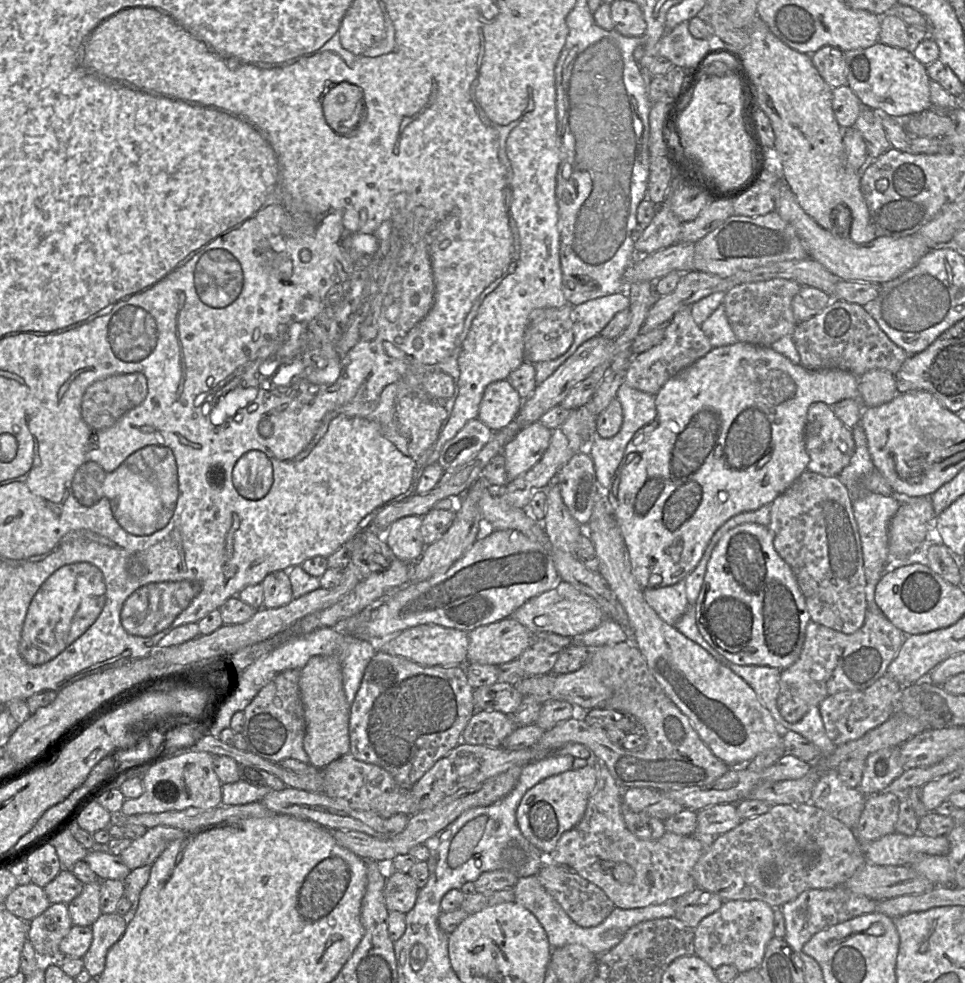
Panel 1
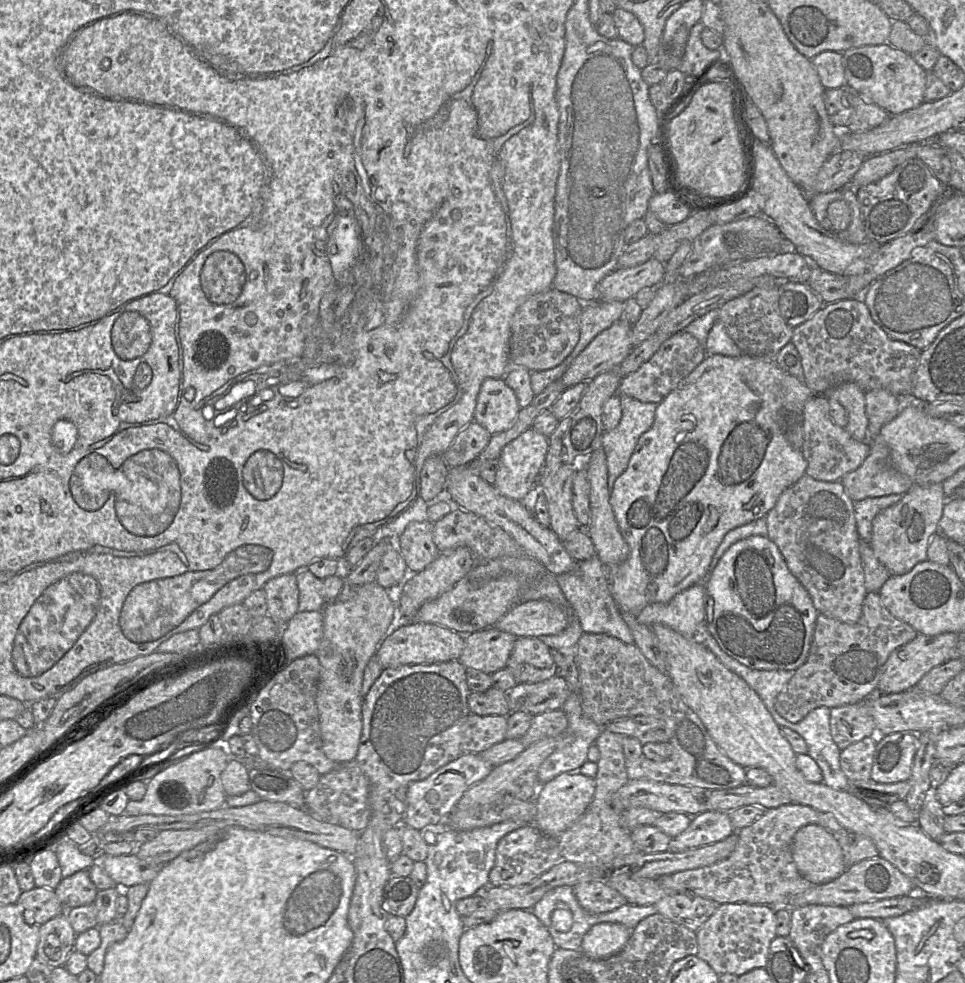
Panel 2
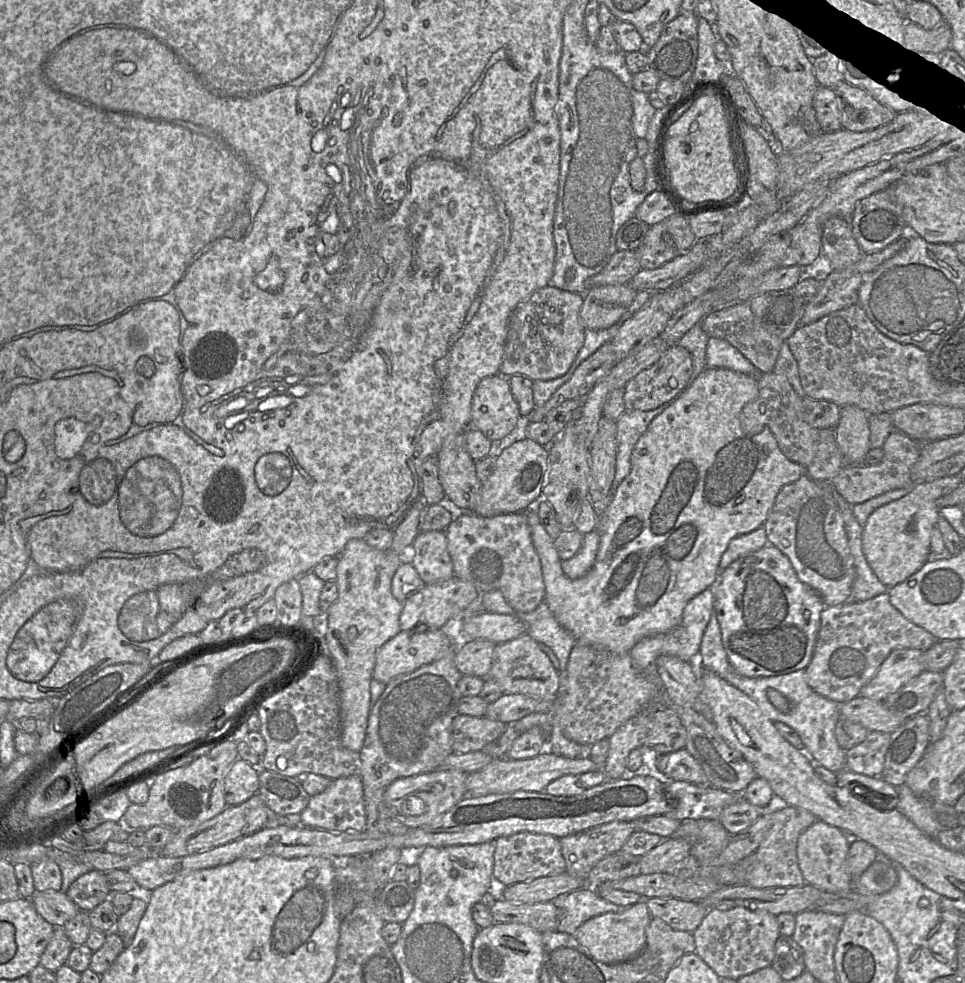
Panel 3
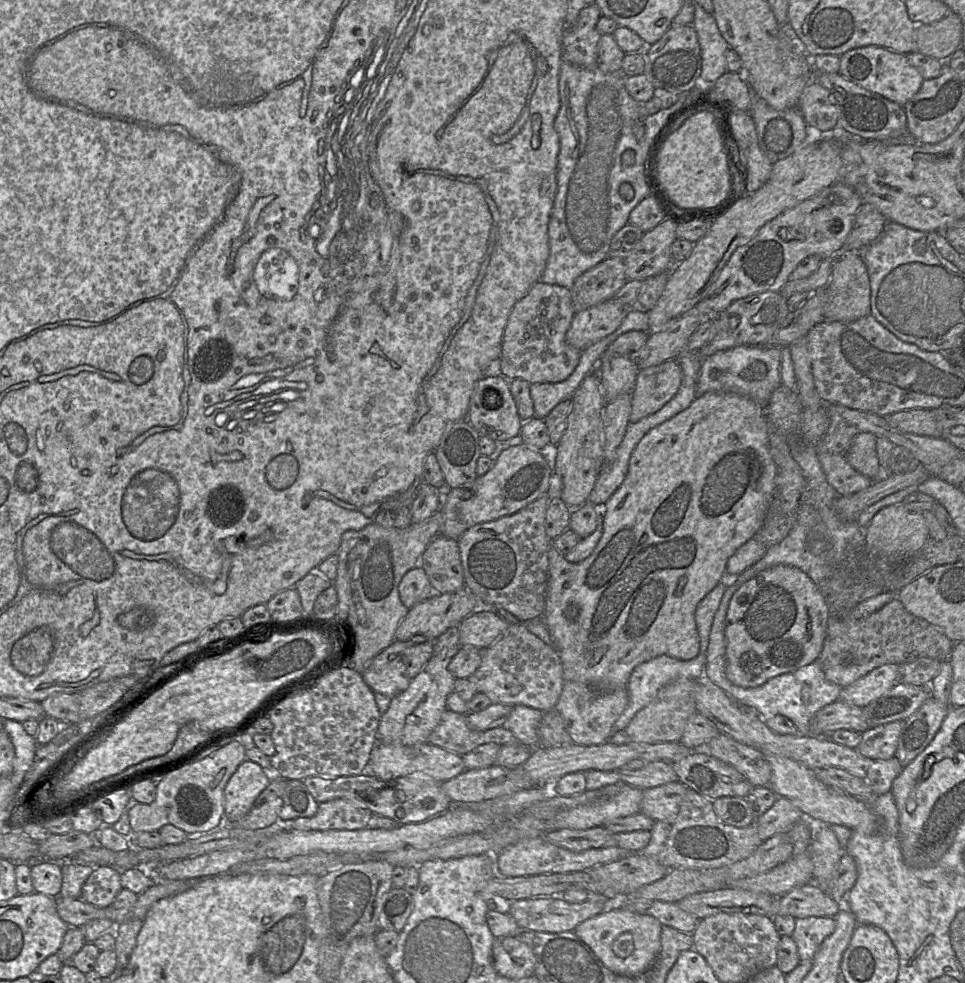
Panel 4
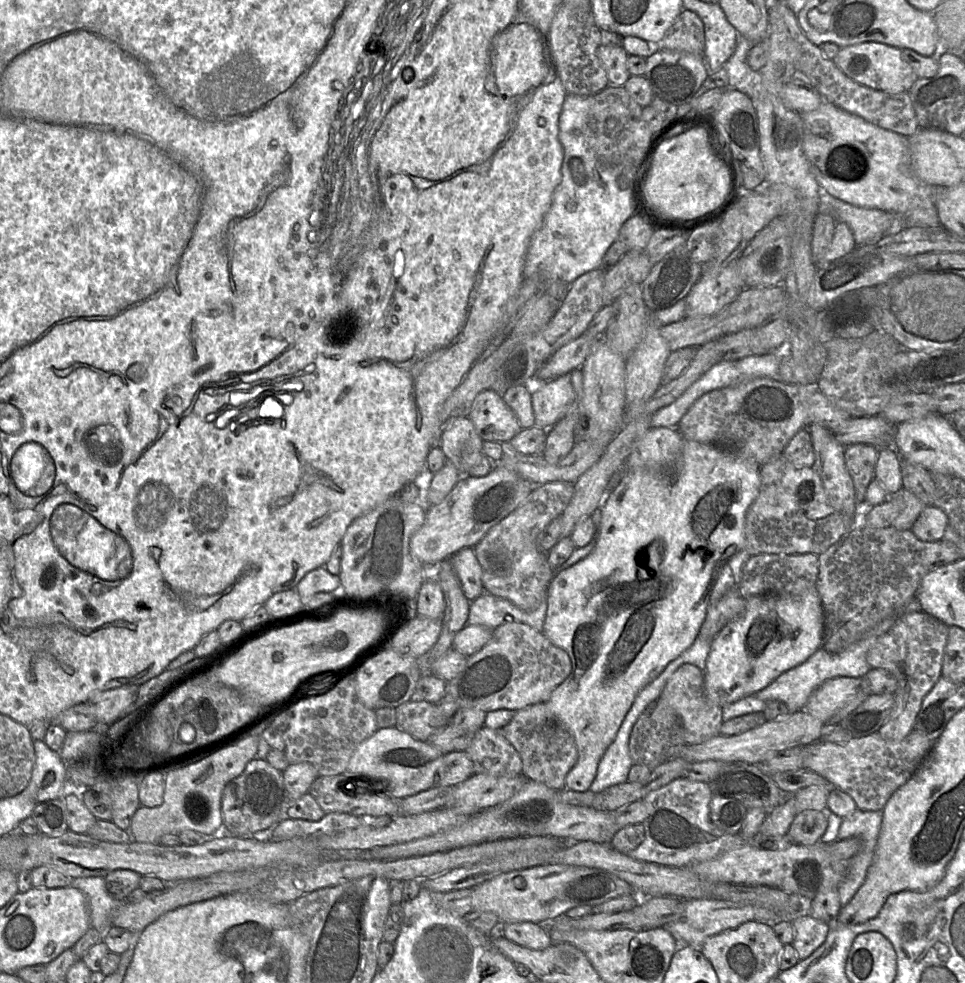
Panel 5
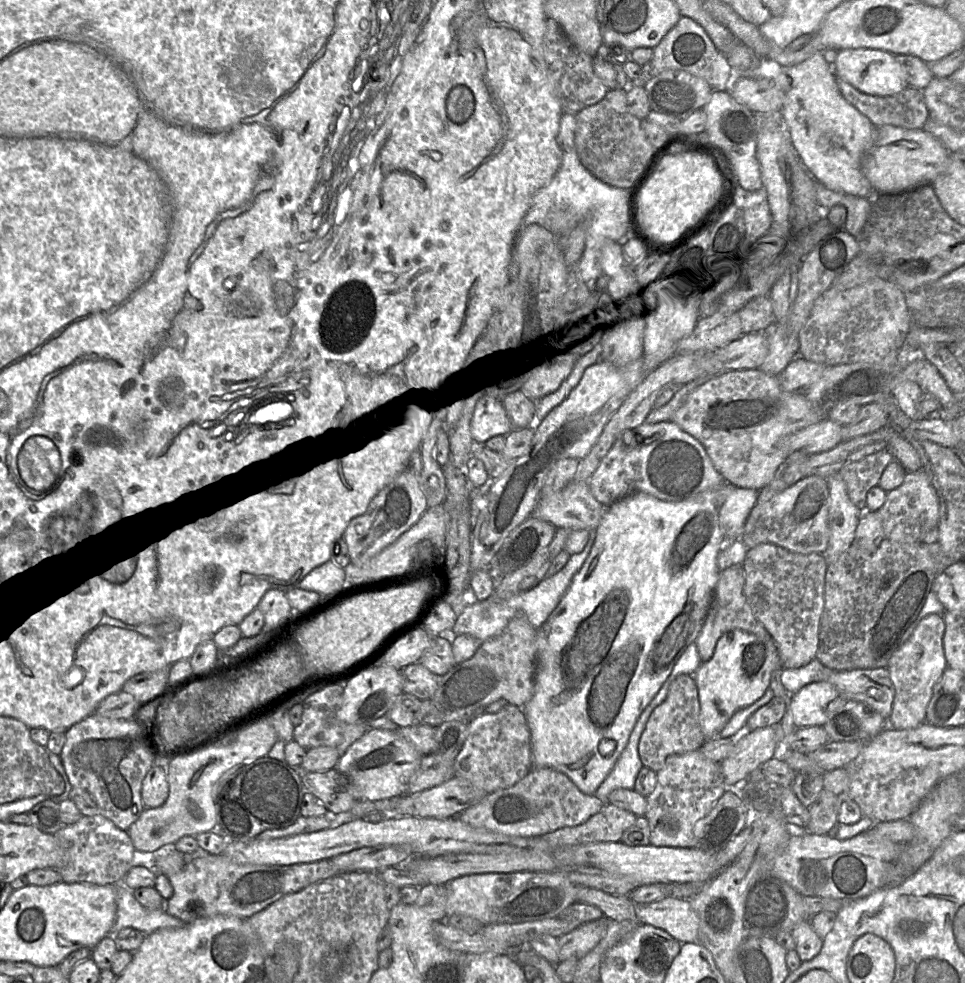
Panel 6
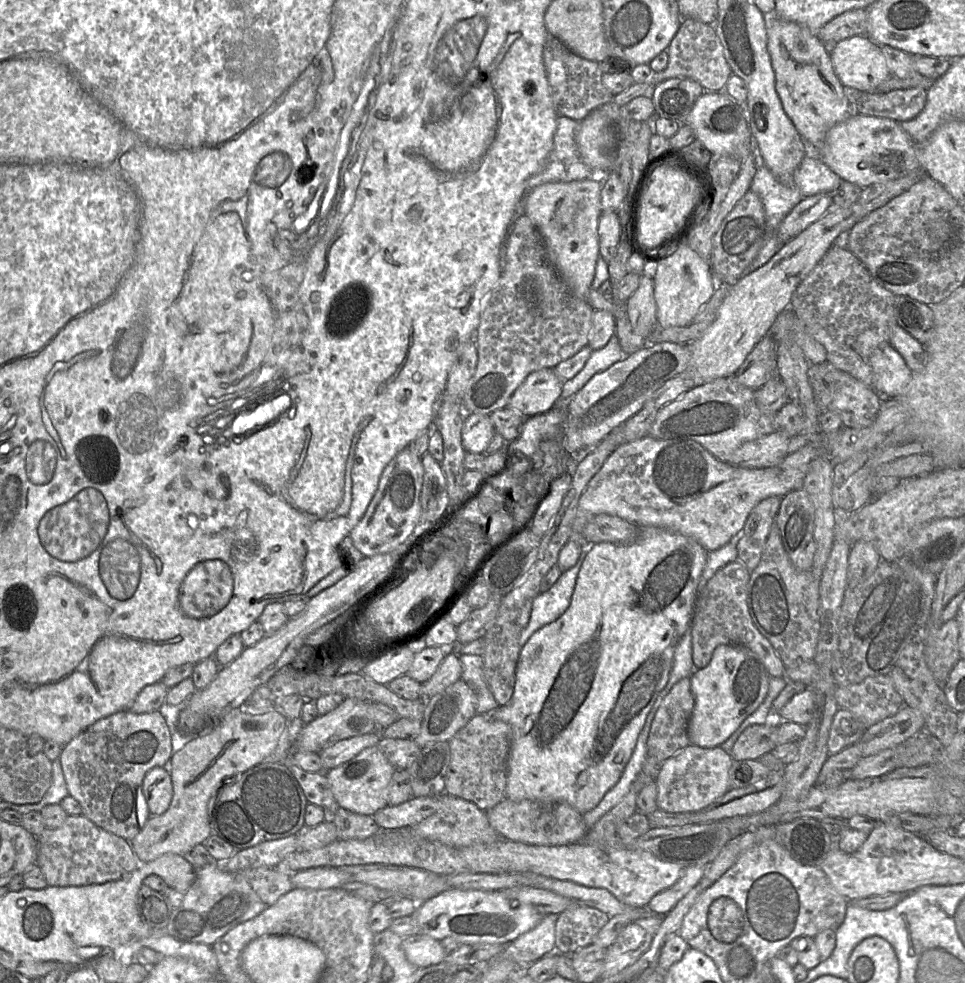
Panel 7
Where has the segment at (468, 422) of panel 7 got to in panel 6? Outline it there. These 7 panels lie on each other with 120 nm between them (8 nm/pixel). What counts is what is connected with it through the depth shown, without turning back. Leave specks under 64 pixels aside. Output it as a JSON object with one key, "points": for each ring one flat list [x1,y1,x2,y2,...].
{"points":[[481,401,473,412,471,436,475,446,485,445,495,436,507,436,513,429,502,403]]}

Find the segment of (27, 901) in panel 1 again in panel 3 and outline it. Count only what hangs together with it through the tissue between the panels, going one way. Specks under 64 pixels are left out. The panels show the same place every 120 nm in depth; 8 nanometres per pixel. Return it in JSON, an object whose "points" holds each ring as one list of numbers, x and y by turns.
{"points":[[35,890,30,900,37,913,53,926,64,926,80,911,61,890]]}

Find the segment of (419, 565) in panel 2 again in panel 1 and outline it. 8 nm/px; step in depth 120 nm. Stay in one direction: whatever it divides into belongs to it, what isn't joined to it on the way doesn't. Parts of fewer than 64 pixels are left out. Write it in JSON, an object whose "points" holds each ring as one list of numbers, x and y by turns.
{"points":[[410,515,393,522,384,539,397,559,414,564,422,556,426,545,421,536,422,517]]}

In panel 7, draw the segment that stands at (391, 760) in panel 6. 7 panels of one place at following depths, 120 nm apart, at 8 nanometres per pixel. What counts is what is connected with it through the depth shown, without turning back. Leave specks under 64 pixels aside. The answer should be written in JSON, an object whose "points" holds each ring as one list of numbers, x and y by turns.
{"points":[[378,745,366,748,348,762,326,773,339,808,352,813,373,816,388,806,388,788,396,769,380,751]]}

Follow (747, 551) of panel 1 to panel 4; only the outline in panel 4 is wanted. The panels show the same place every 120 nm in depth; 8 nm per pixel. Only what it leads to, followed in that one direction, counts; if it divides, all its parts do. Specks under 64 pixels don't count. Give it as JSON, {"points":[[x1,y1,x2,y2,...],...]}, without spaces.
{"points":[[778,565,761,571,733,594,726,614,725,672,739,687,755,688,768,680,806,666,819,658,827,635,829,606,813,580,801,570]]}

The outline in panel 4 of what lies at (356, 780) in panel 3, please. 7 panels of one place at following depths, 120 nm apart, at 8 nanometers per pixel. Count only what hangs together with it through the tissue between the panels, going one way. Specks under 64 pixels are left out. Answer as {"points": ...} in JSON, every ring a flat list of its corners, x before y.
{"points":[[334,799,318,804,317,812,311,817,300,817,291,820,280,820,283,830,357,830,364,829,370,826,372,812,367,808,360,807,351,801,345,799]]}

